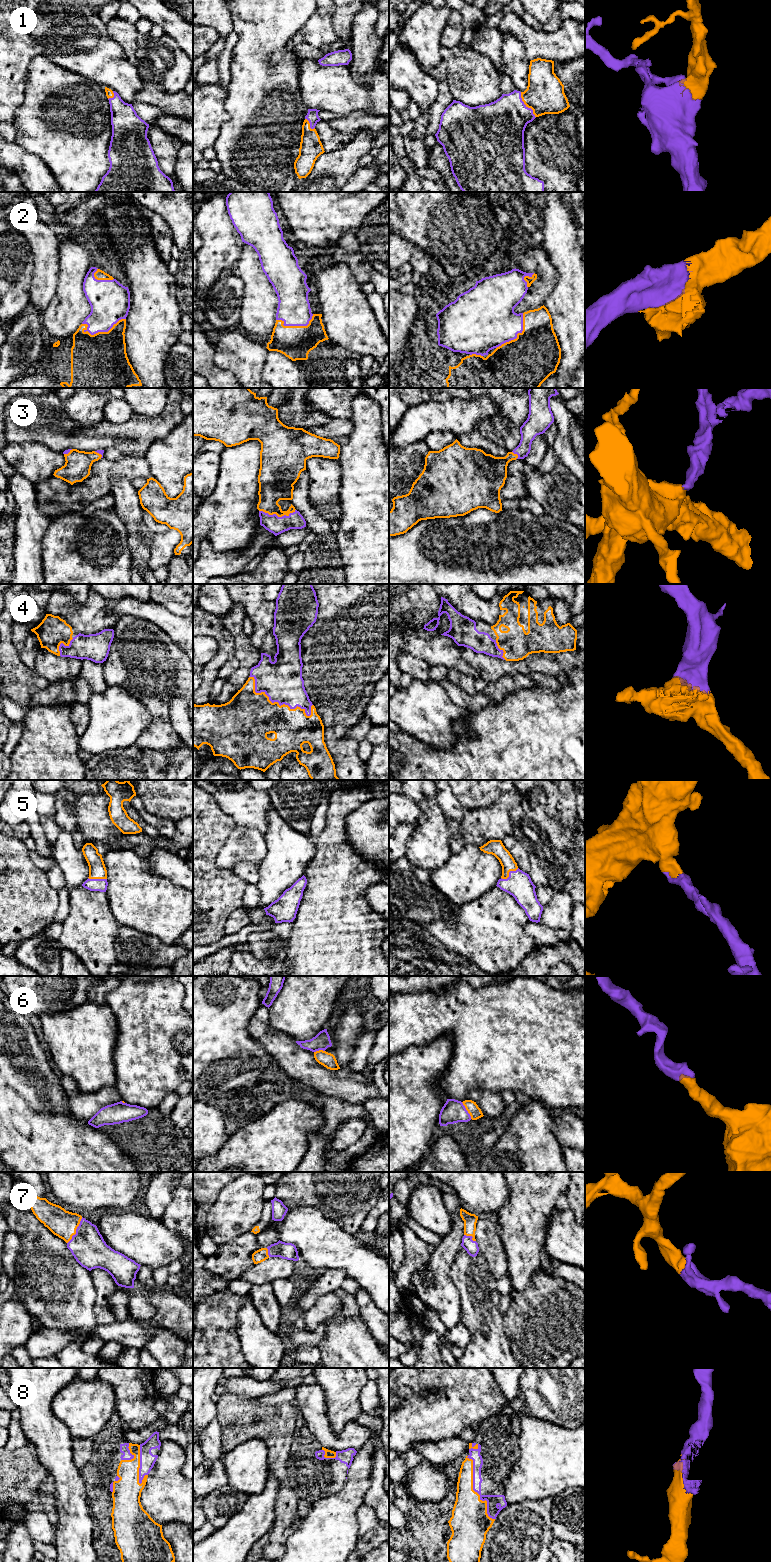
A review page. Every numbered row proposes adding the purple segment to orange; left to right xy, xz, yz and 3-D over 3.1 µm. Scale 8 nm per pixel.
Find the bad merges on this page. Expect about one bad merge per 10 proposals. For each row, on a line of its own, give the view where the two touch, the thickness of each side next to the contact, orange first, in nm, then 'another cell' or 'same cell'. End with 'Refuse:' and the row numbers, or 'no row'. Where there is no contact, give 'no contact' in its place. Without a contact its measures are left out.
1: yz | 300/380 nm | same cell
2: xy | 460/320 nm | same cell
3: xz | 260/140 nm | same cell
4: xz | 400/320 nm | same cell
5: yz | 130/200 nm | same cell
6: yz | 100/190 nm | same cell
7: xy | 220/280 nm | same cell
8: yz | 300/100 nm | same cell
Refuse: no row

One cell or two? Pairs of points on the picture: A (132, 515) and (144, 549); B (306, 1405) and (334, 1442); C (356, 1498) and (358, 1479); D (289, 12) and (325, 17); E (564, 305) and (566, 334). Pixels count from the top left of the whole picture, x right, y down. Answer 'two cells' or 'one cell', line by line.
A: one cell
B: one cell
C: one cell
D: two cells
E: one cell

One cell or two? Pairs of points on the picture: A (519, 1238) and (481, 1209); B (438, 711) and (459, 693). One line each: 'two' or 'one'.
A: two
B: two

